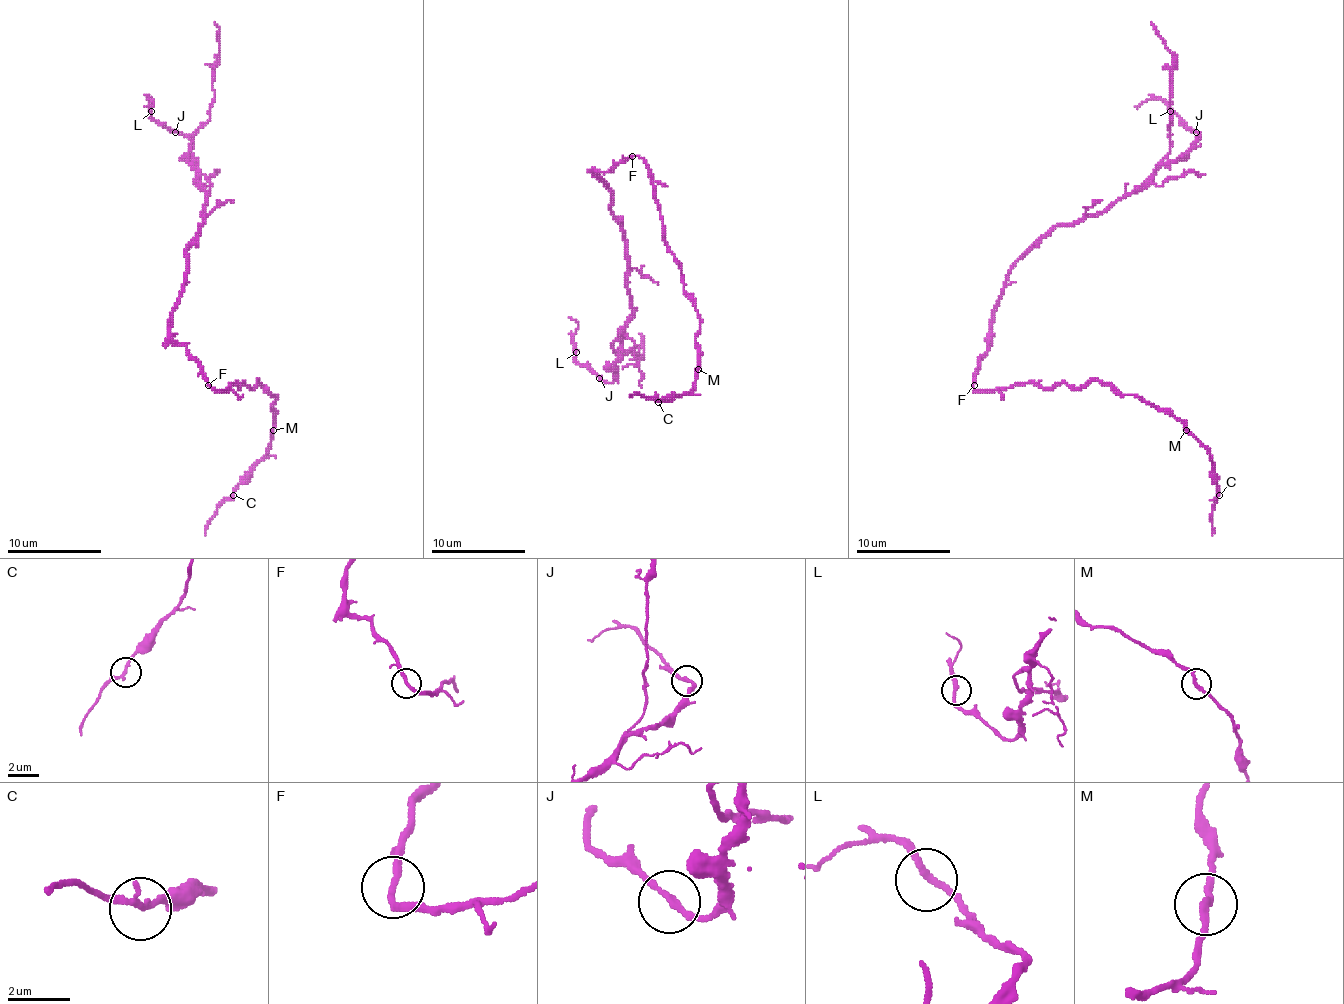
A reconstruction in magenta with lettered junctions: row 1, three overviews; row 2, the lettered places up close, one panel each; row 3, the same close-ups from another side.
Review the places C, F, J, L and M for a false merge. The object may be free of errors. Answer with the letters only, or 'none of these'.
none of these

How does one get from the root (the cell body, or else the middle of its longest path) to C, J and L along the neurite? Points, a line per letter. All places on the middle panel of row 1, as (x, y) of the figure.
C: (608, 172), (627, 158), (644, 160), (662, 237), (700, 320), (695, 385), (658, 402)
J: (608, 172), (594, 174), (611, 191), (611, 214), (627, 240), (632, 320), (623, 331), (615, 378), (599, 378)
L: (608, 172), (594, 174), (611, 191), (611, 214), (627, 240), (632, 320), (611, 383), (583, 366), (576, 352)

